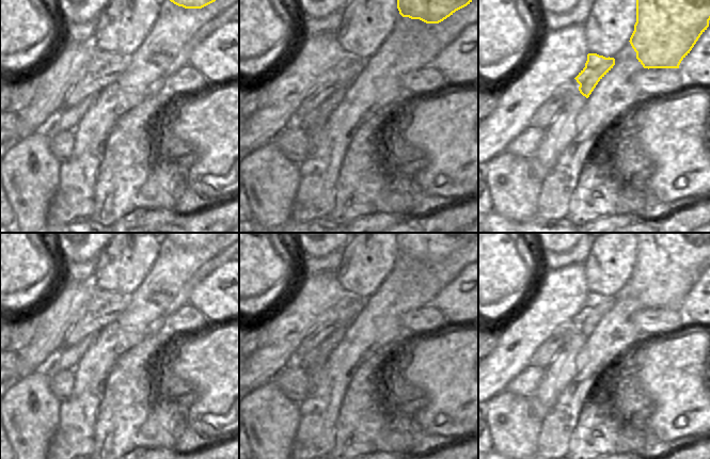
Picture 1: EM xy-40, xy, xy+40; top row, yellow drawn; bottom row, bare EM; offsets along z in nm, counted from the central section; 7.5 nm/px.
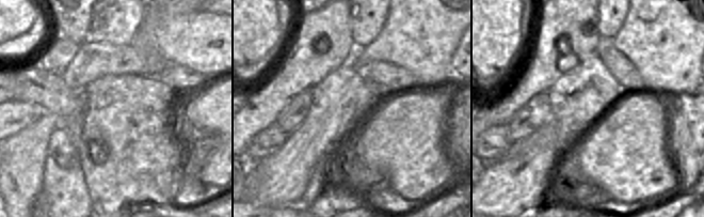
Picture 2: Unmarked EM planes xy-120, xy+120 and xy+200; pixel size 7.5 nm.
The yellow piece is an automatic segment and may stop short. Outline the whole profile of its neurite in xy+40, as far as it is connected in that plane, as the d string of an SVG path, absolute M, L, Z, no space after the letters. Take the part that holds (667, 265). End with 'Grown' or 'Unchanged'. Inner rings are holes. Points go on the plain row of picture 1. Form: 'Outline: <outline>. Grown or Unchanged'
Outline: M634 233L636 236L636 262L630 283L644 307L679 307L700 274L709 266L710 233Z. Unchanged

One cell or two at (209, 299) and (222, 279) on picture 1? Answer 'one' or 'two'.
one

